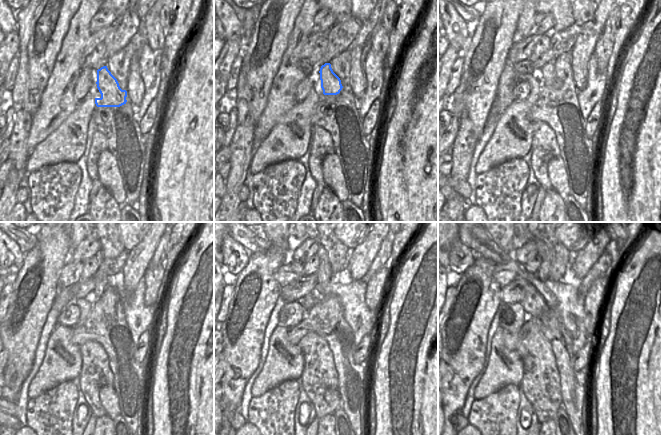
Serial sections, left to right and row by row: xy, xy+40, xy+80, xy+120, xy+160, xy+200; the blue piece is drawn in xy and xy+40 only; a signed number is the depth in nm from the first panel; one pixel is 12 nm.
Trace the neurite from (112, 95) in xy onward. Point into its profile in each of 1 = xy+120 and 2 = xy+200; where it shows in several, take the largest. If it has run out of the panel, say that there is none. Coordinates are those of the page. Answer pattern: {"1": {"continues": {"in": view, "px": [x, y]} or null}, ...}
{"1": {"continues": {"in": "xy+120", "px": [101, 279]}}, "2": {"continues": {"in": "xy+200", "px": [542, 249]}}}

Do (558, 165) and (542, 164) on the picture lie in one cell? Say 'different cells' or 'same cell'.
different cells

